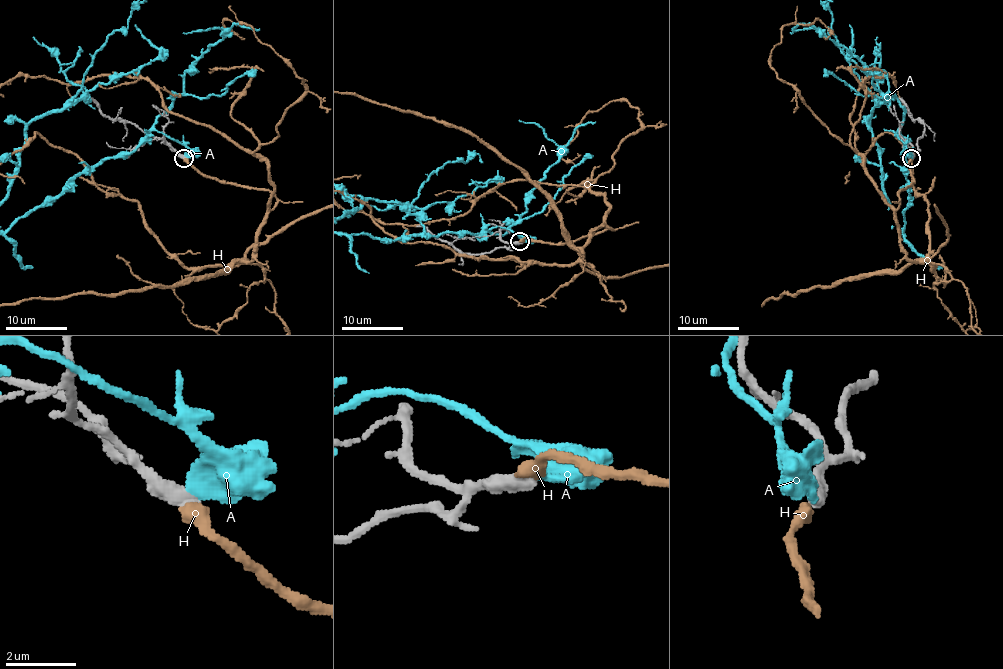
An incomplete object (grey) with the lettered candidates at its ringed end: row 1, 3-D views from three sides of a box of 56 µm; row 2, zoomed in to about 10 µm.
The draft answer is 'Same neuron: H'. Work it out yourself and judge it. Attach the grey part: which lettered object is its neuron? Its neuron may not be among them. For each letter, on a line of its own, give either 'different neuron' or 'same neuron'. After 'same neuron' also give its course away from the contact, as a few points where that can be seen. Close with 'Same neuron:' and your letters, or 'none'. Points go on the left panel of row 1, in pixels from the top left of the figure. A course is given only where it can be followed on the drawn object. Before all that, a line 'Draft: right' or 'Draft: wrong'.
Draft: right
A: different neuron
H: same neuron | via (185, 158), (276, 198), (248, 261), (251, 247), (324, 209)
Same neuron: H

